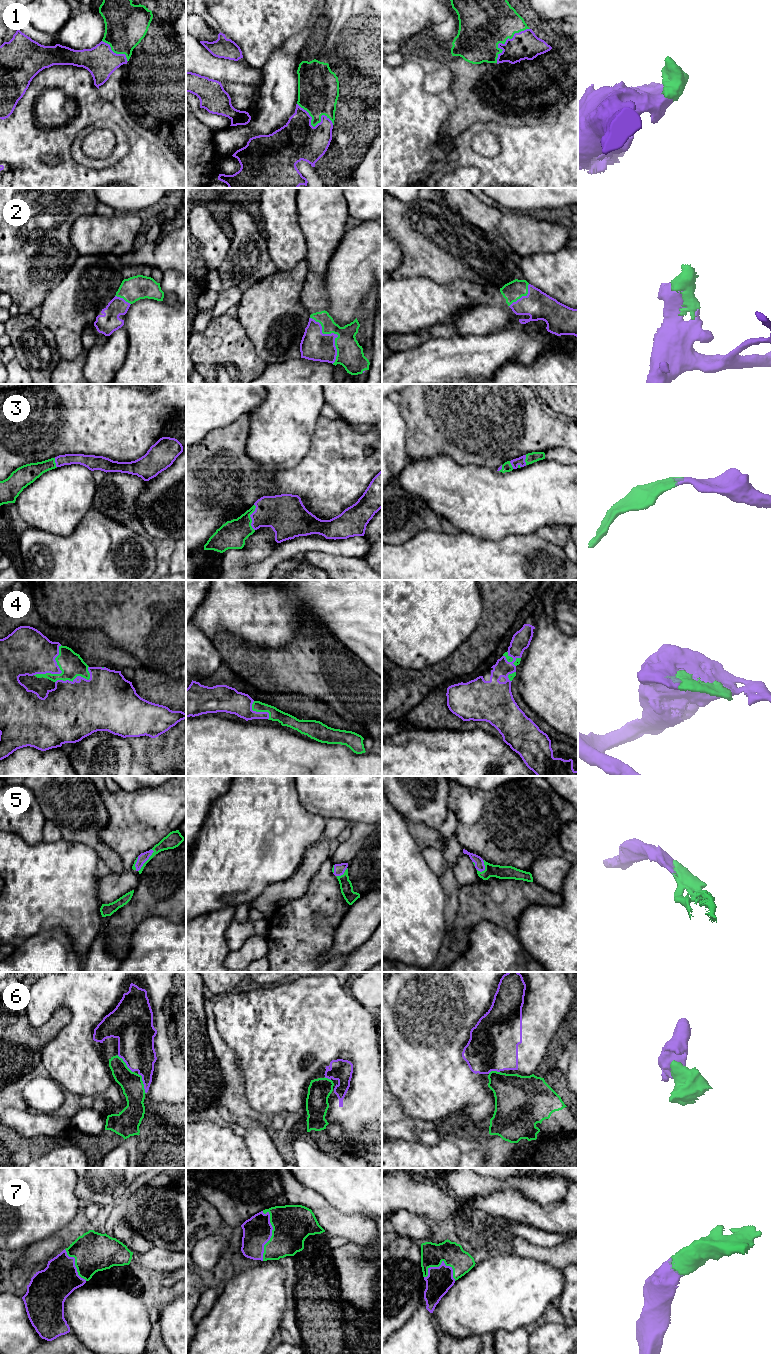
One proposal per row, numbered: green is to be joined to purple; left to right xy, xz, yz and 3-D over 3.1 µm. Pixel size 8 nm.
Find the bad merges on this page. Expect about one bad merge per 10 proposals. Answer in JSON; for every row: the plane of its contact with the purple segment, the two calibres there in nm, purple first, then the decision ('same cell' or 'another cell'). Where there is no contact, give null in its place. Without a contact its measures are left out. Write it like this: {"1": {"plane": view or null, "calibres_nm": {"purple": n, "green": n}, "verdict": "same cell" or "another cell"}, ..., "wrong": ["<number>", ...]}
{"1": {"plane": "yz", "calibres_nm": {"purple": 220, "green": 400}, "verdict": "same cell"}, "2": {"plane": "xz", "calibres_nm": {"purple": 240, "green": 220}, "verdict": "same cell"}, "3": {"plane": "xz", "calibres_nm": {"purple": 280, "green": 220}, "verdict": "same cell"}, "4": {"plane": "xy", "calibres_nm": {"purple": 340, "green": 190}, "verdict": "same cell"}, "5": {"plane": "xy", "calibres_nm": {"purple": 80, "green": 120}, "verdict": "same cell"}, "6": {"plane": "xy", "calibres_nm": {"purple": 260, "green": 180}, "verdict": "same cell"}, "7": {"plane": "xz", "calibres_nm": {"purple": 240, "green": 320}, "verdict": "same cell"}, "wrong": []}

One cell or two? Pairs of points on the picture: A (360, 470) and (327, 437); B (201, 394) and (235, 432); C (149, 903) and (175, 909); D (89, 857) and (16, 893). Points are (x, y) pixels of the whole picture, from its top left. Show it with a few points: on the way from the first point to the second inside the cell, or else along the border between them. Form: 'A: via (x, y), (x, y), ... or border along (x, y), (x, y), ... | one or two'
A: via (352, 462), (335, 445) | one
B: border along (248, 413), (242, 413), (229, 424), (207, 433) | two
C: via (155, 903), (169, 903) | one
D: via (71, 867), (40, 893), (34, 893) | one

